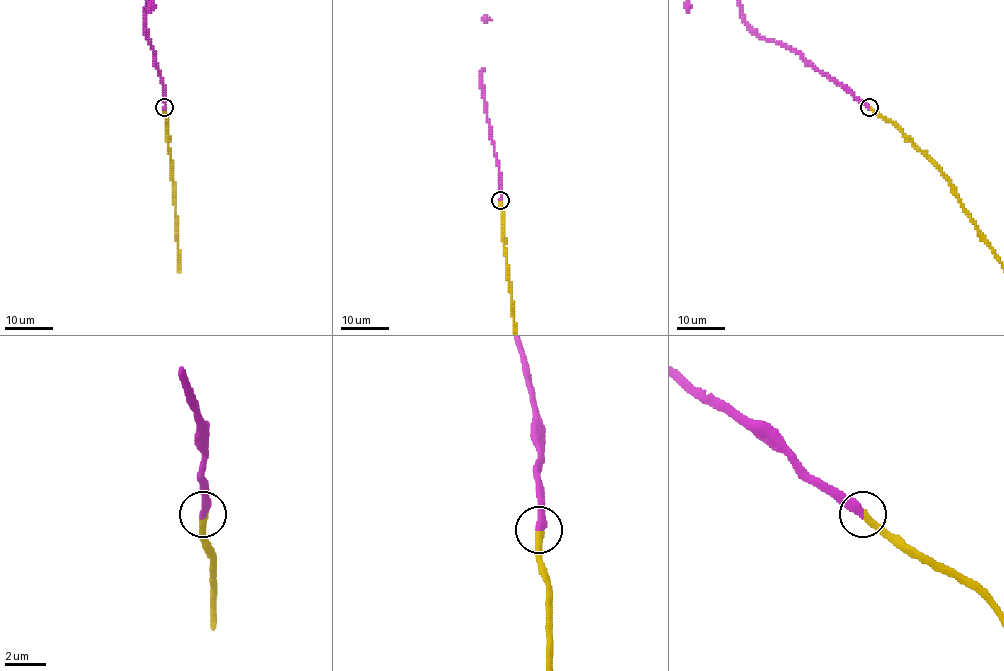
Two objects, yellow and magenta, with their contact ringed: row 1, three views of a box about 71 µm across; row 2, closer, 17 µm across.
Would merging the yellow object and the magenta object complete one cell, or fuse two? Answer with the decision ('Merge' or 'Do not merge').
Merge

